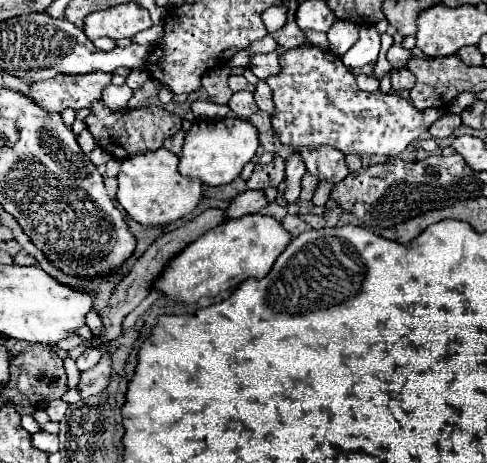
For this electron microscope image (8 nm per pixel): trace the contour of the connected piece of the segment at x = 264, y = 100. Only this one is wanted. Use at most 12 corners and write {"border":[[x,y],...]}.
{"border":[[264,80],[256,84],[254,98],[260,110],[274,114],[274,100]]}

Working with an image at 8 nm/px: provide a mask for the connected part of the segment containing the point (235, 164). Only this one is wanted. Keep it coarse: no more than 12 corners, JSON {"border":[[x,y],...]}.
{"border":[[240,118],[198,120],[178,172],[230,184],[254,160],[258,130]]}

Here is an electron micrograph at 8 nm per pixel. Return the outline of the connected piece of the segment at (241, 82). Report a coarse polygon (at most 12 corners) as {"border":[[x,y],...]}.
{"border":[[230,76],[228,86],[234,92],[250,90],[250,84],[244,76]]}

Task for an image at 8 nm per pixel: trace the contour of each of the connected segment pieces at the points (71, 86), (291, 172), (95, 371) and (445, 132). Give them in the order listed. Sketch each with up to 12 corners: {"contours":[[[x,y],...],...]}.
{"contours":[[[58,74],[28,82],[46,112],[88,108],[112,74]],[[298,152],[286,158],[284,198],[296,202],[306,166]],[[110,354],[80,372],[80,396],[100,394],[110,380]],[[444,114],[430,126],[434,138],[448,138],[462,122]]]}

